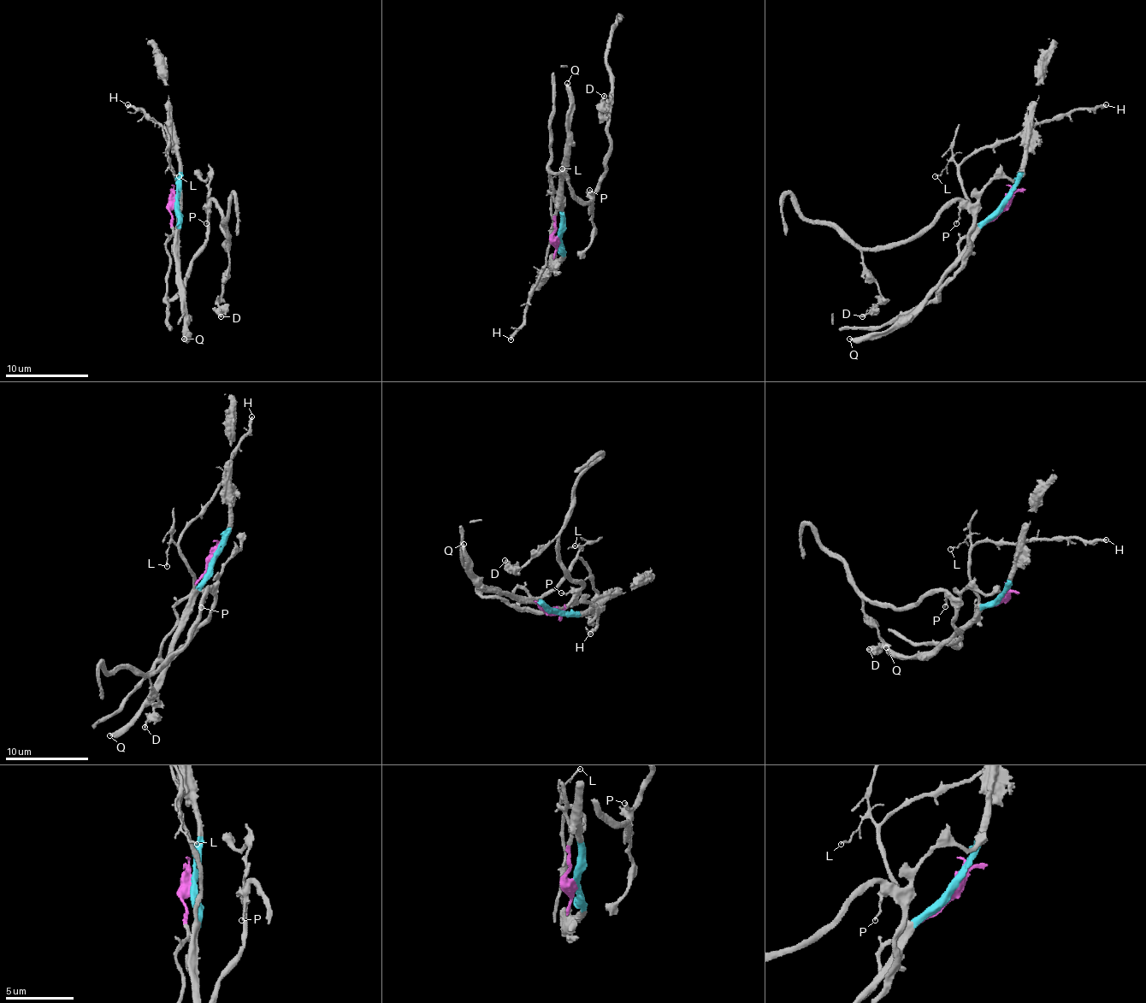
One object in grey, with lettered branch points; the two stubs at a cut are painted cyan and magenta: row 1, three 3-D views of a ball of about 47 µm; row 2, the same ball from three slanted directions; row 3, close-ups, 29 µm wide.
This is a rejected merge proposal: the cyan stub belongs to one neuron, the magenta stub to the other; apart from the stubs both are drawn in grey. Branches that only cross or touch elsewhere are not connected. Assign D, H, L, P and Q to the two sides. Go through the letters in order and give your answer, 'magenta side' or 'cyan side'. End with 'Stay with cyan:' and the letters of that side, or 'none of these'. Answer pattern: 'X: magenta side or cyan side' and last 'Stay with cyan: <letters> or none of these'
D: magenta side
H: cyan side
L: cyan side
P: magenta side
Q: cyan side
Stay with cyan: H, L, Q

